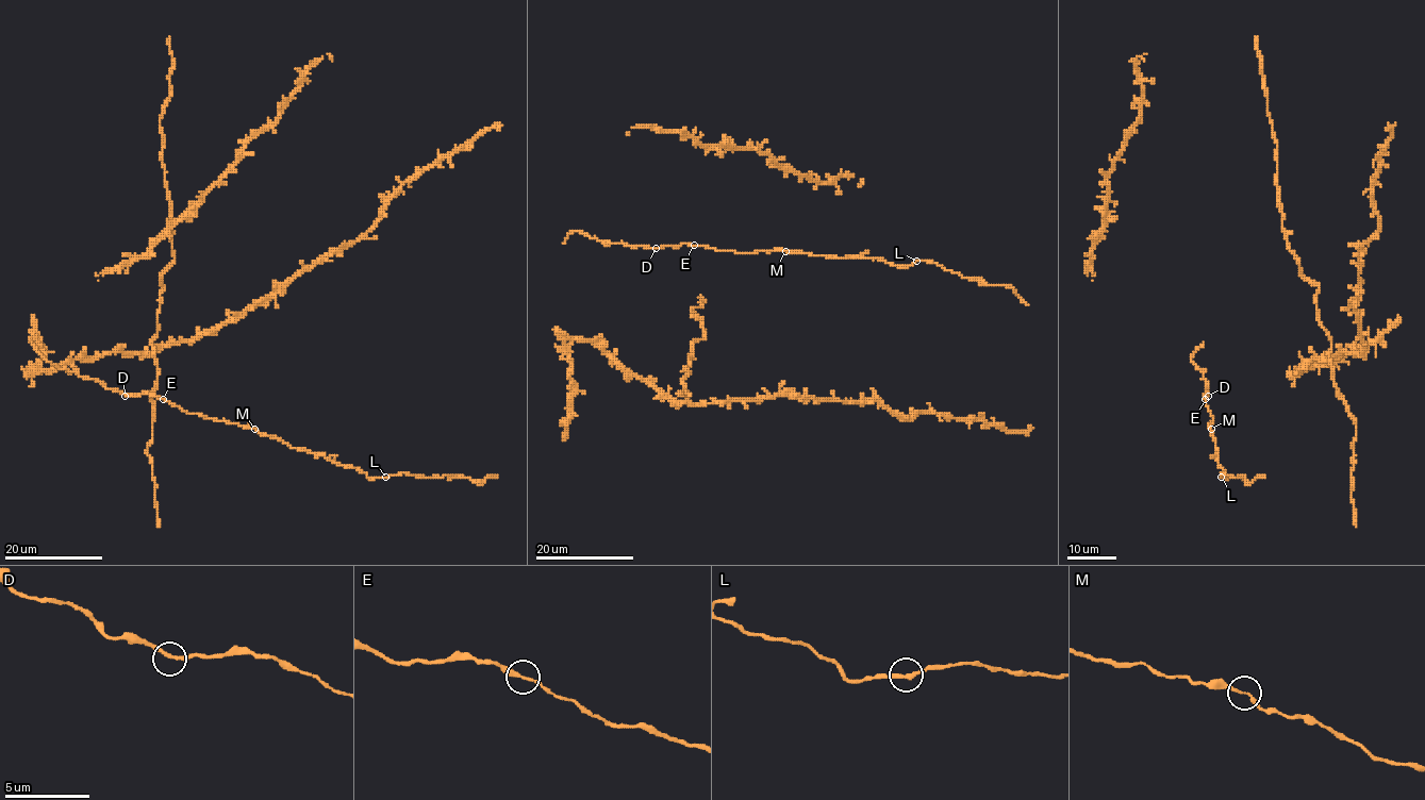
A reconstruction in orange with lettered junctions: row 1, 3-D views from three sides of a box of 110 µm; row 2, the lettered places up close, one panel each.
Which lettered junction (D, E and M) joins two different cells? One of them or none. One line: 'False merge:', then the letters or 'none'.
False merge: none

